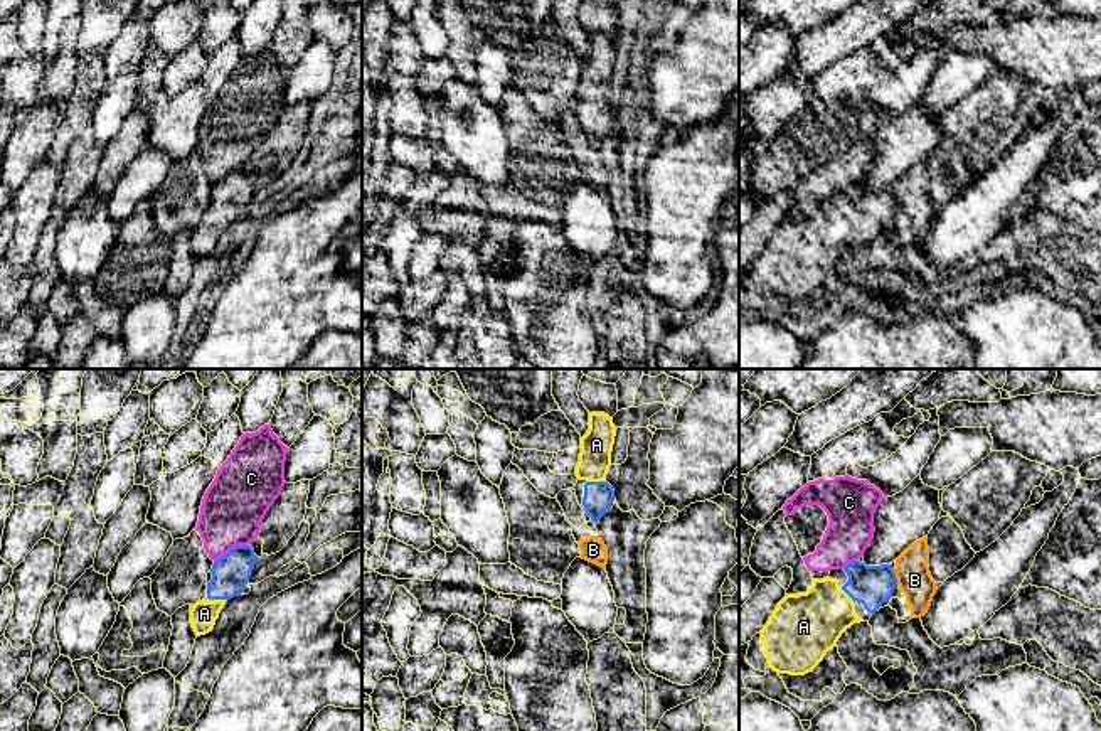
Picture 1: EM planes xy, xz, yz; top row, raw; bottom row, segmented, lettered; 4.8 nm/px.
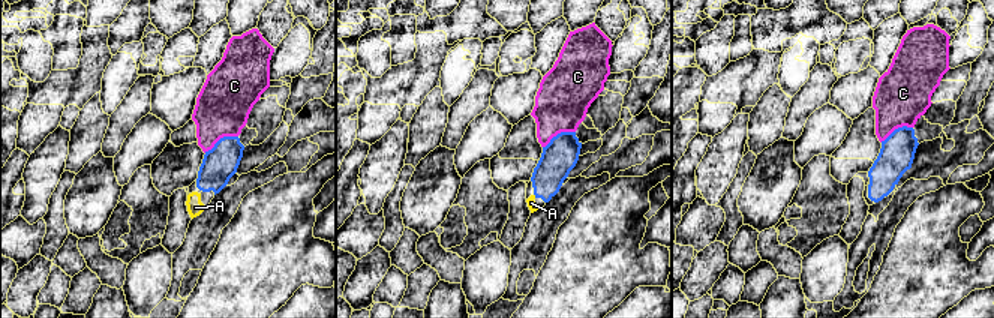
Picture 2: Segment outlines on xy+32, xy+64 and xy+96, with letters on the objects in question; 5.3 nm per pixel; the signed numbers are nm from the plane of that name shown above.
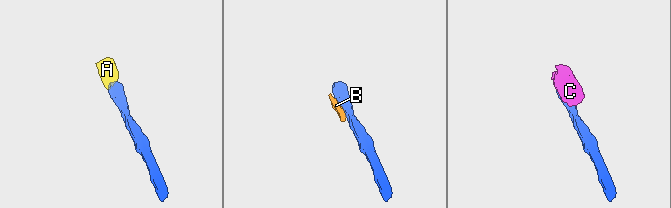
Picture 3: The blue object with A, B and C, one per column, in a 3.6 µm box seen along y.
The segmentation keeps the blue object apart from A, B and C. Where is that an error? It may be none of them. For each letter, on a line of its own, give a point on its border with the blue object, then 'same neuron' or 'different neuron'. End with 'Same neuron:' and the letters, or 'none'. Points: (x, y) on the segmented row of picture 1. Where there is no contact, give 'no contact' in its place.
A: xz (596, 482) | same neuron
B: yz (894, 576) | different neuron
C: xy (233, 548) | different neuron
Same neuron: A

